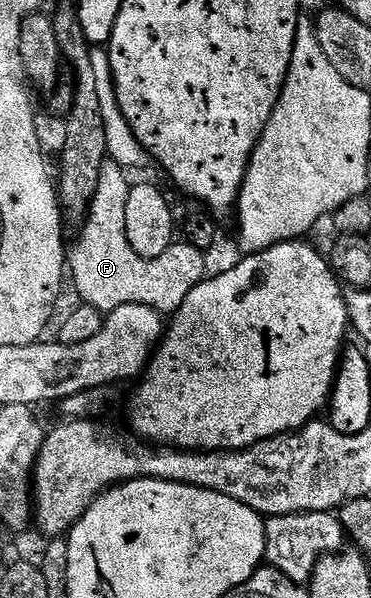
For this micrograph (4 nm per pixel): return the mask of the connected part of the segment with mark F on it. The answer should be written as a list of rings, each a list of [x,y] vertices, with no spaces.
[[[106,163],[102,167],[101,174],[99,175],[98,187],[95,190],[93,201],[89,205],[89,209],[87,214],[85,214],[83,218],[83,224],[85,226],[81,229],[81,234],[77,237],[77,242],[72,242],[71,248],[67,253],[67,269],[71,274],[71,281],[73,277],[73,285],[77,288],[77,293],[81,296],[80,300],[84,302],[84,304],[90,305],[91,307],[95,307],[99,310],[102,315],[110,313],[111,311],[115,311],[119,307],[123,307],[127,303],[139,303],[140,305],[146,305],[147,307],[151,307],[155,310],[156,313],[162,315],[172,315],[176,313],[177,309],[183,303],[183,299],[187,299],[187,295],[191,295],[191,291],[197,284],[201,281],[204,281],[207,276],[207,270],[205,270],[205,258],[206,254],[197,250],[195,247],[186,244],[184,246],[185,250],[185,265],[161,265],[165,263],[154,263],[152,261],[144,261],[142,257],[139,255],[135,255],[135,251],[131,251],[131,243],[127,243],[127,195],[129,194],[129,190],[131,188],[131,180],[129,181],[130,174],[126,172],[125,169],[121,168],[117,164],[114,163]]]

